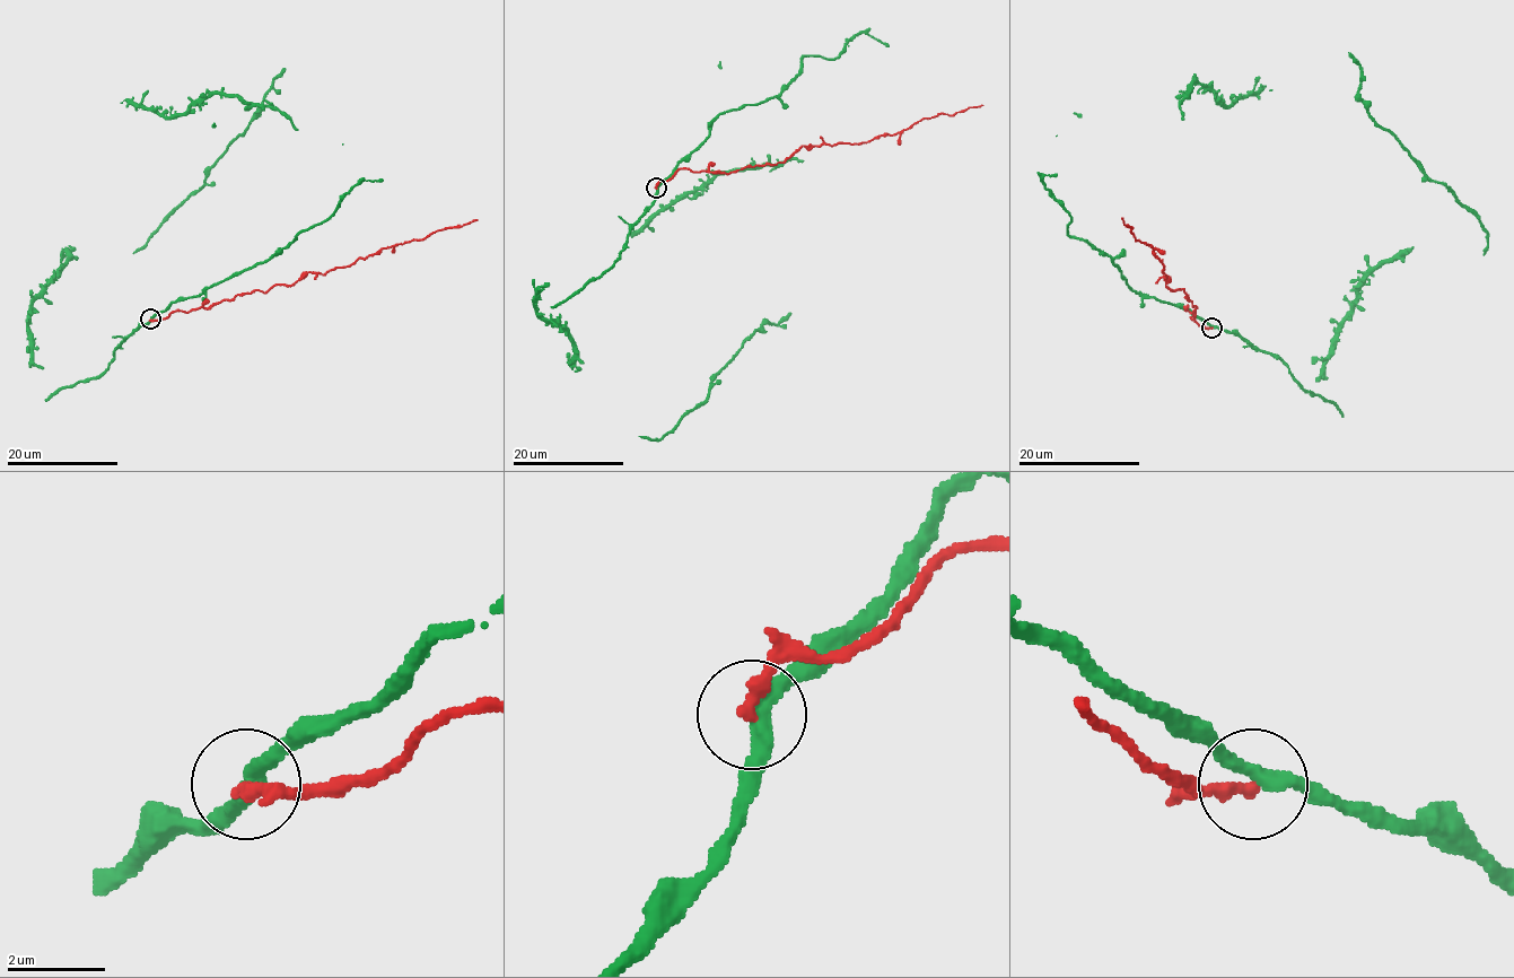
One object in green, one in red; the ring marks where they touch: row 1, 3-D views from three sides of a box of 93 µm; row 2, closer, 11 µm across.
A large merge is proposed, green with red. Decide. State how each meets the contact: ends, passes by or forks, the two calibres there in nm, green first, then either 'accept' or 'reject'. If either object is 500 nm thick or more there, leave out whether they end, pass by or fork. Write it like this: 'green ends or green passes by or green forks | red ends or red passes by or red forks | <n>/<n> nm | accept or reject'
green passes by | red ends | 320/280 nm | reject

